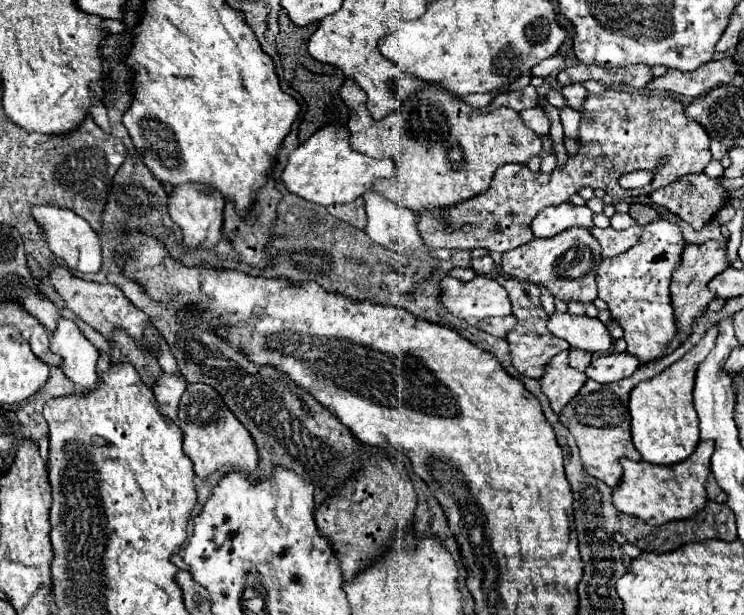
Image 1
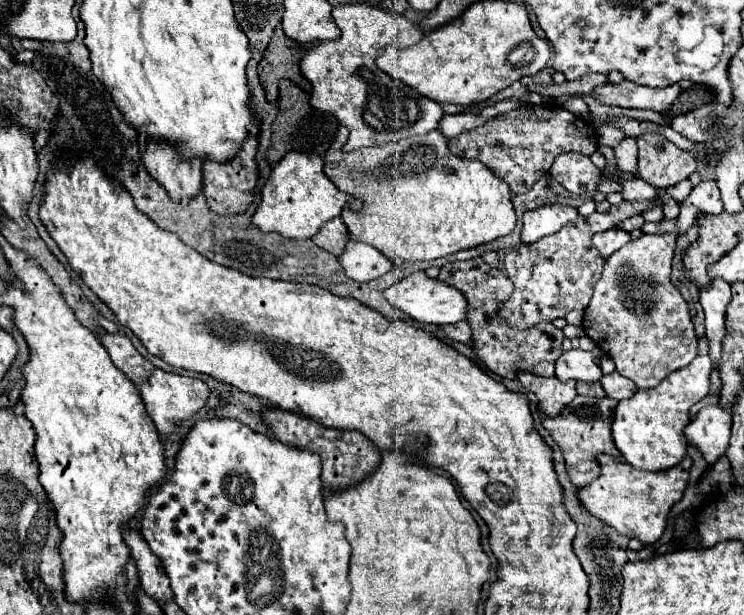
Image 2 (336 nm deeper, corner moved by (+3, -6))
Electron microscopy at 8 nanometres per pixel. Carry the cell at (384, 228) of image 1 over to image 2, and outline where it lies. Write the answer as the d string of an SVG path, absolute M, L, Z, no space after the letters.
M349 239L339 261L345 273L355 281L373 281L393 267L393 261L377 251L373 245L355 239Z

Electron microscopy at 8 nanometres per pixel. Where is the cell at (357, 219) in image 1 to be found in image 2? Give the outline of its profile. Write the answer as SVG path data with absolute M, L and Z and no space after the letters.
M335 217L329 223L325 223L325 227L321 227L321 231L317 231L317 235L313 235L313 241L321 249L339 257L349 241L349 229L341 217Z

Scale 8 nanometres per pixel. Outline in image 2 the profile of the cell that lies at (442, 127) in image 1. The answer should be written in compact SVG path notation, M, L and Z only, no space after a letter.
M339 127L335 141L325 153L325 175L345 193L363 197L361 211L351 211L345 217L351 239L365 241L379 249L389 259L397 261L433 261L439 257L453 255L461 249L477 247L489 243L497 237L509 235L515 227L515 209L511 205L511 189L499 179L489 167L475 159L463 159L449 151L449 139L441 131L429 131L425 135L415 135L401 139L397 143L385 143L375 147L365 147L357 151L343 151L347 143L349 129Z

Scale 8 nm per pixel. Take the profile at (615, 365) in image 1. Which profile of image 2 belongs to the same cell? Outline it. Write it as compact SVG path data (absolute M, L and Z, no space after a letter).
M613 371L613 373L609 373L609 375L603 375L603 377L601 377L601 385L603 385L607 397L617 399L617 401L631 397L631 395L637 391L637 385L635 385L631 379L619 375L617 371Z

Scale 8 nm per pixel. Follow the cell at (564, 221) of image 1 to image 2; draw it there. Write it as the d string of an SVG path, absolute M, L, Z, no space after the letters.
M553 203L553 205L543 205L533 211L527 211L523 215L523 229L521 229L521 241L523 243L533 243L545 235L553 235L567 223L577 219L577 209L563 205L563 203Z

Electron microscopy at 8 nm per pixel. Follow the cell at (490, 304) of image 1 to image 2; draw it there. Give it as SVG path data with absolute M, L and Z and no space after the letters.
M417 271L417 273L411 273L409 277L401 279L391 289L385 291L385 297L399 311L411 315L419 323L435 323L435 325L459 323L459 321L467 319L467 311L469 311L469 303L467 303L465 295L457 287L447 285L447 283L439 281L439 279L431 279L431 277L425 275L425 271Z

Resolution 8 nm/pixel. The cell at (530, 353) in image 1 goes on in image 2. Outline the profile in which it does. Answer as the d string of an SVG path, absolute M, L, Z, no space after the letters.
M481 257L469 259L469 261L453 261L441 267L439 279L461 289L463 295L469 301L469 323L473 327L473 347L477 357L497 375L505 379L515 379L519 371L537 373L541 377L553 377L555 375L555 361L563 353L561 341L563 331L557 329L553 323L537 323L525 331L517 331L509 327L509 323L499 315L499 309L513 293L513 283L509 277L489 267Z

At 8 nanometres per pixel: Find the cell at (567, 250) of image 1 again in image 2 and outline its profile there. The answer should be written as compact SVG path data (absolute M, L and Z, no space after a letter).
M657 199L653 201L635 201L635 203L627 203L623 201L619 207L611 207L607 213L593 213L589 217L577 217L577 221L565 225L561 231L549 235L549 237L543 237L531 245L519 245L515 247L513 251L509 251L505 255L505 269L507 269L507 275L509 279L513 281L515 285L515 291L513 295L509 297L509 301L505 303L505 307L501 309L501 315L505 315L505 319L509 321L511 327L531 327L531 325L537 325L539 321L553 321L557 317L565 317L569 311L573 309L587 309L589 301L591 301L591 295L593 295L593 287L595 283L599 281L601 277L601 271L603 271L603 263L605 259L599 255L599 251L593 247L591 243L591 237L599 231L607 231L611 227L617 227L621 221L625 221L627 217L633 217L637 213L643 213L647 207L651 207L653 203L659 203Z

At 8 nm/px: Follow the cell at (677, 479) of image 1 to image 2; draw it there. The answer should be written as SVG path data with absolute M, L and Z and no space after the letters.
M599 455L597 459L601 465L601 475L593 483L579 489L581 503L603 523L615 527L621 535L635 537L643 545L653 545L667 527L667 517L671 507L679 503L683 497L683 491L689 483L691 457L685 455L685 459L679 465L659 473L649 473L631 467L629 463L621 463L611 455Z

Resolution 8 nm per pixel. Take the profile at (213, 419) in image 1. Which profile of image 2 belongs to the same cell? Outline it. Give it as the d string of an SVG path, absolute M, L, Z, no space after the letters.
M155 369L155 373L149 377L149 381L145 381L141 385L139 391L141 391L141 397L143 397L143 403L147 407L149 417L153 419L157 431L165 439L169 439L181 423L189 421L197 411L201 411L207 405L207 399L209 399L209 393L211 393L209 387L201 379L175 375L175 373L167 373L167 371L161 371L161 369Z

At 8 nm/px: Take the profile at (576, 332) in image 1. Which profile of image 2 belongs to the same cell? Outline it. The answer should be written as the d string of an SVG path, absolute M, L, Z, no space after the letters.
M571 349L563 351L563 355L555 363L555 375L561 381L599 381L601 379L601 367L595 363L595 357L591 351L583 349Z

